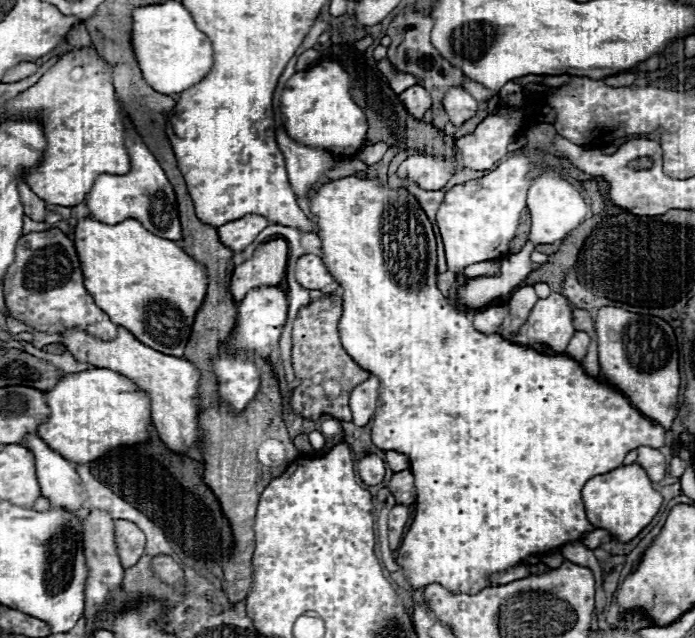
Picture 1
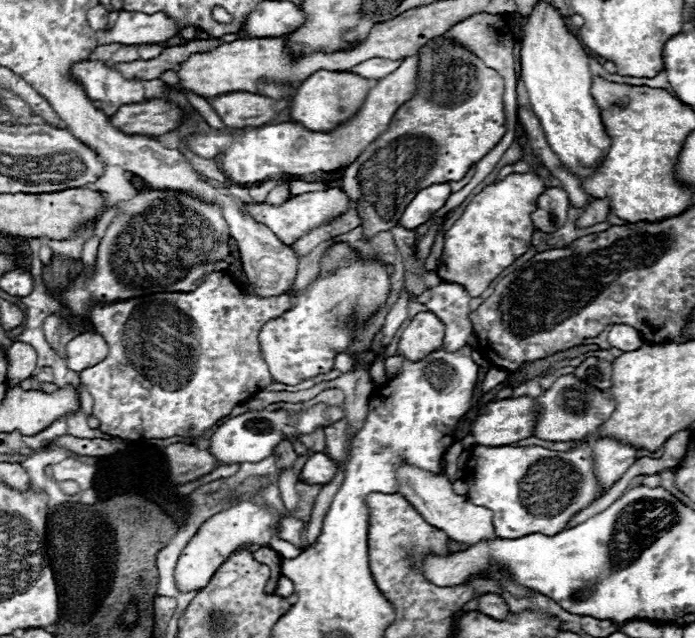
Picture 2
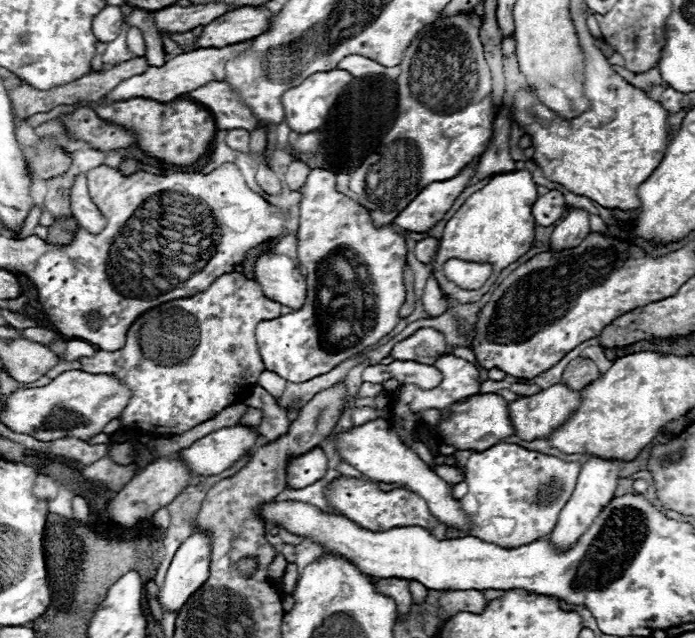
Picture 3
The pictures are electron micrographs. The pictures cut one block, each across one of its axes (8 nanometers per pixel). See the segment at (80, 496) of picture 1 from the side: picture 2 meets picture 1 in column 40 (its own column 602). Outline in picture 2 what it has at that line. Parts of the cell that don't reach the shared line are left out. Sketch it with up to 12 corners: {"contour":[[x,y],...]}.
{"contour":[[610,438],[592,444],[594,476],[608,490],[636,460]]}

